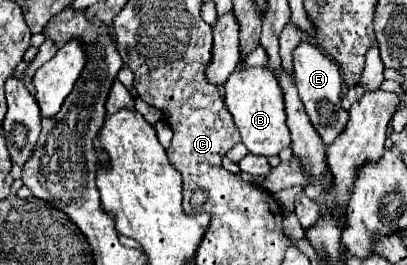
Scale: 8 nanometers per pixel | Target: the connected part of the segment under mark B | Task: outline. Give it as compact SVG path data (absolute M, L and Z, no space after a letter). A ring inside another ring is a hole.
M261 66L249 70L235 70L223 86L225 106L233 114L233 122L241 132L241 142L249 148L251 154L261 156L277 156L283 148L289 146L289 128L285 124L285 108L283 108L283 92L277 84L275 74Z

